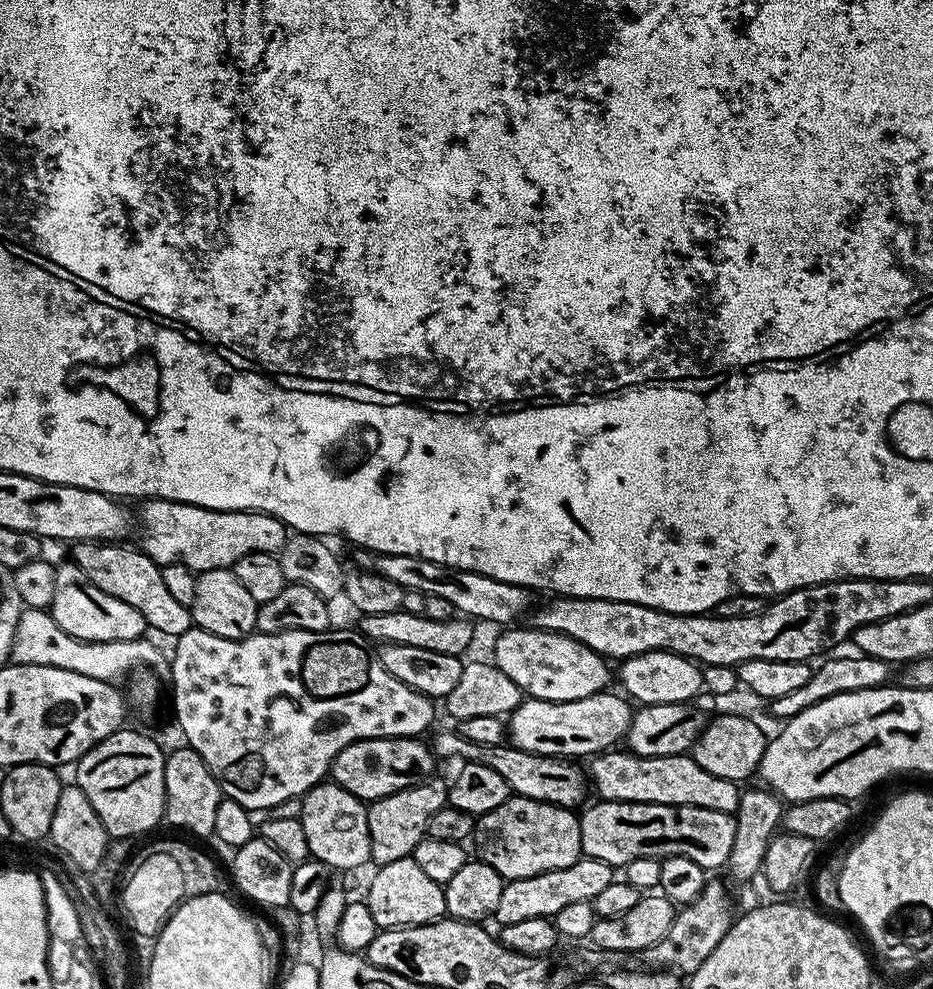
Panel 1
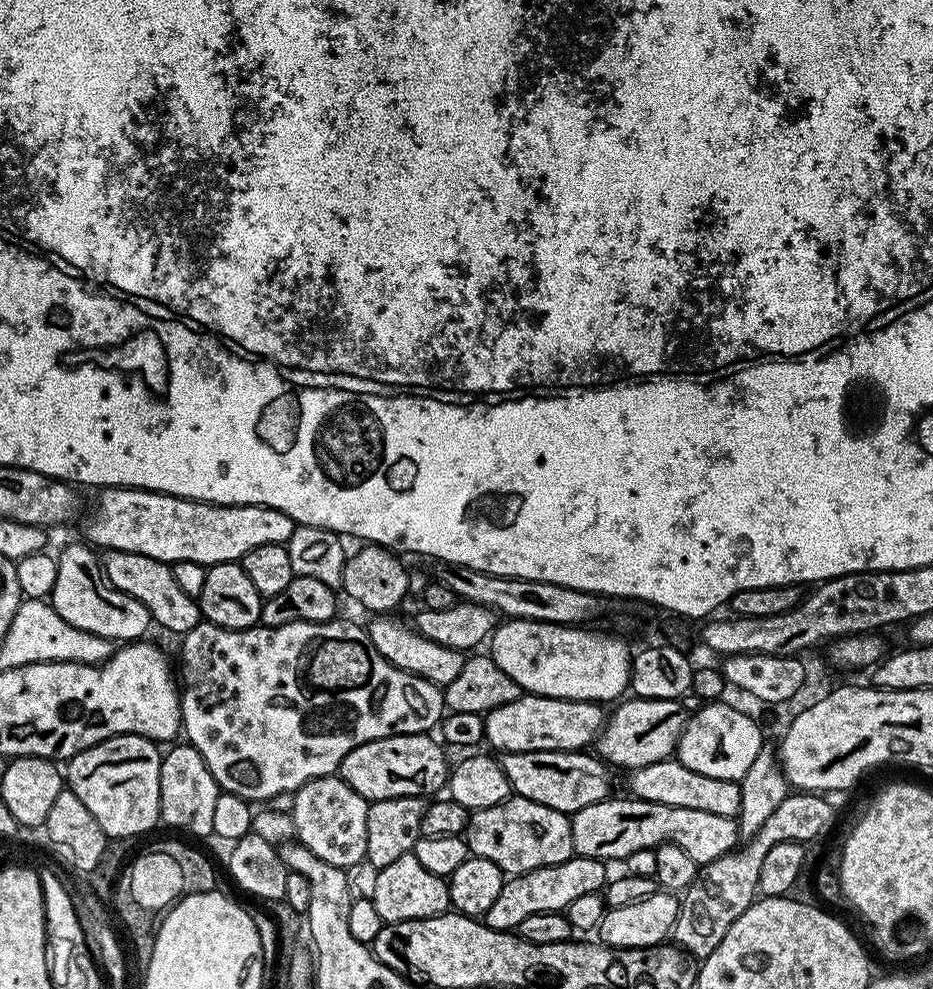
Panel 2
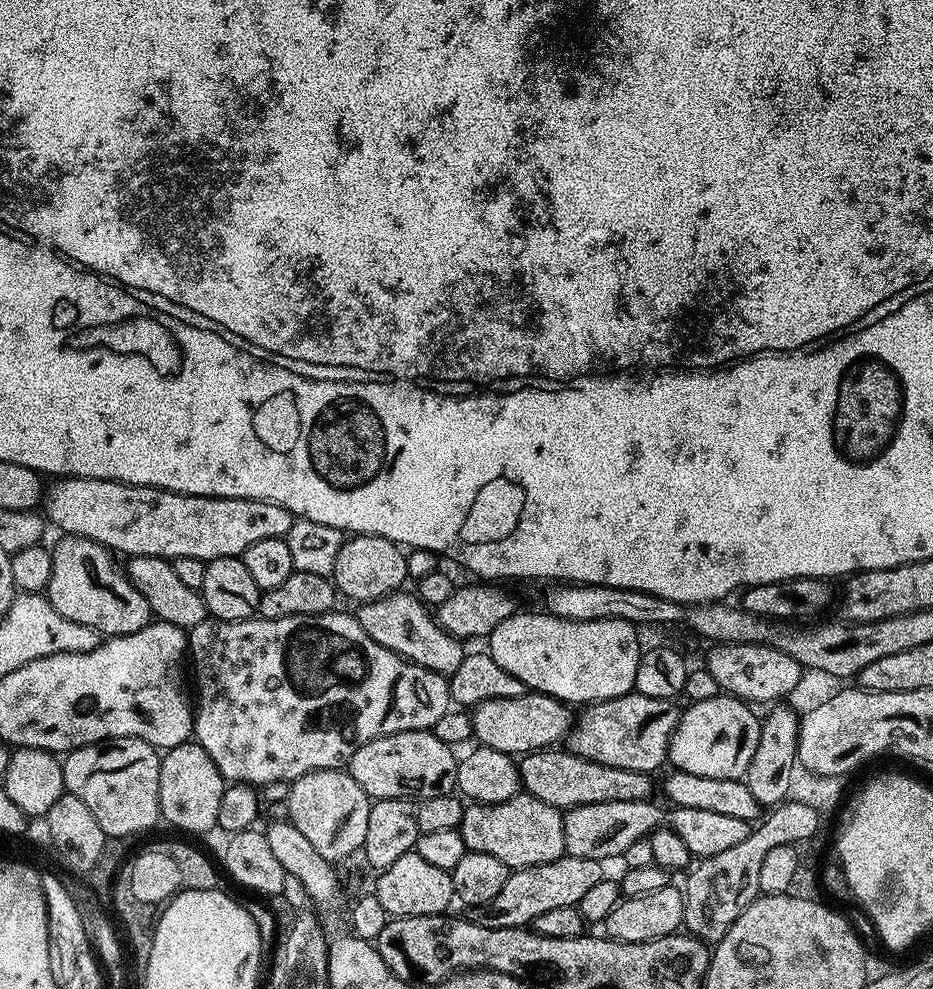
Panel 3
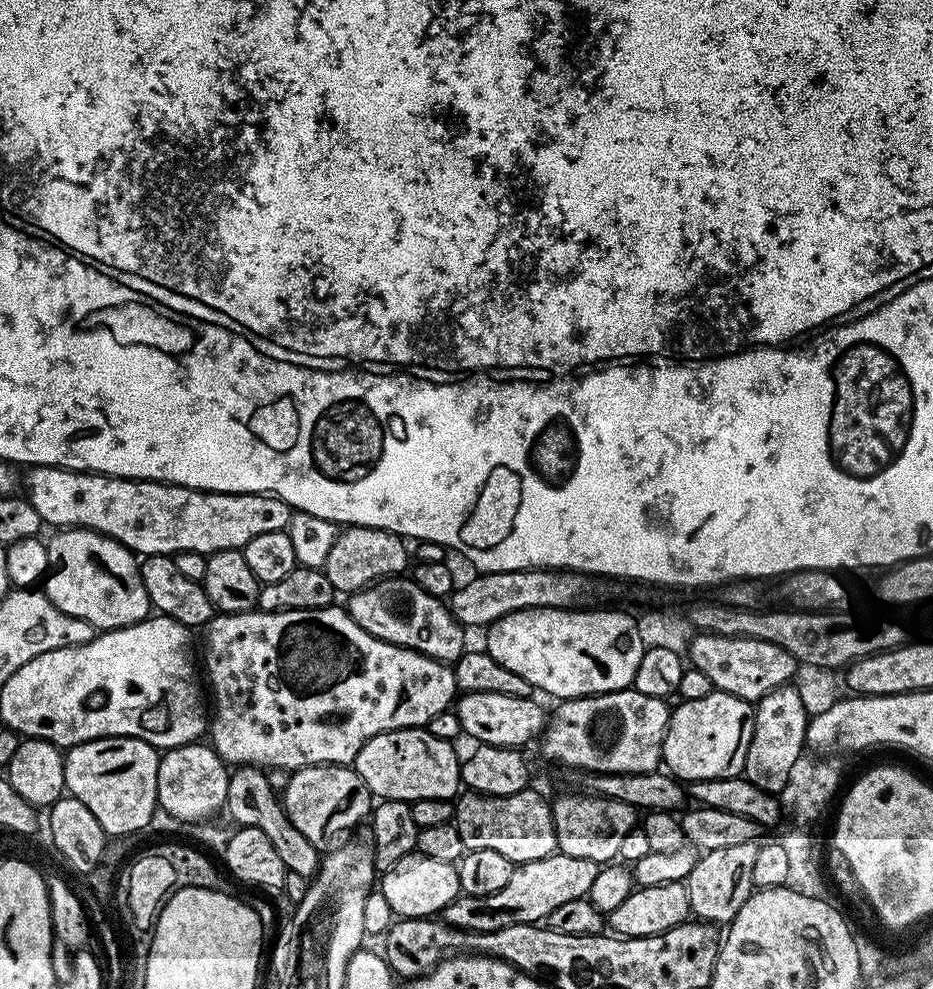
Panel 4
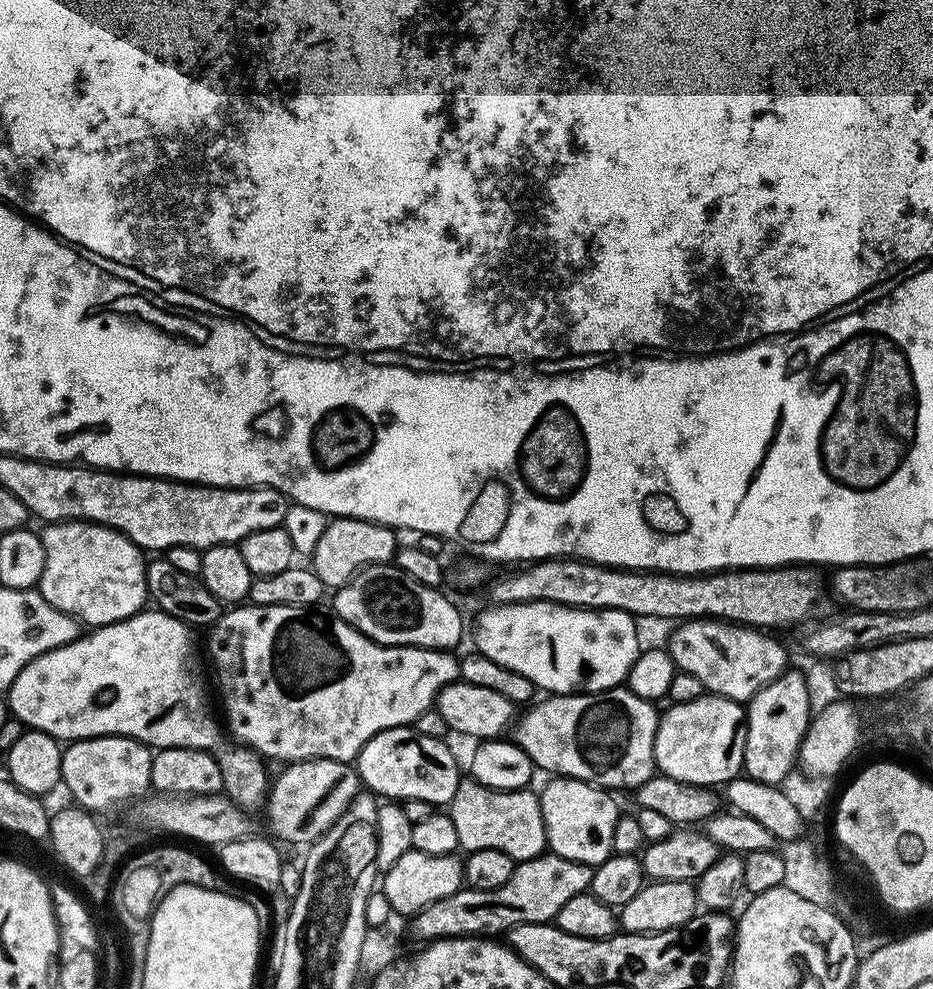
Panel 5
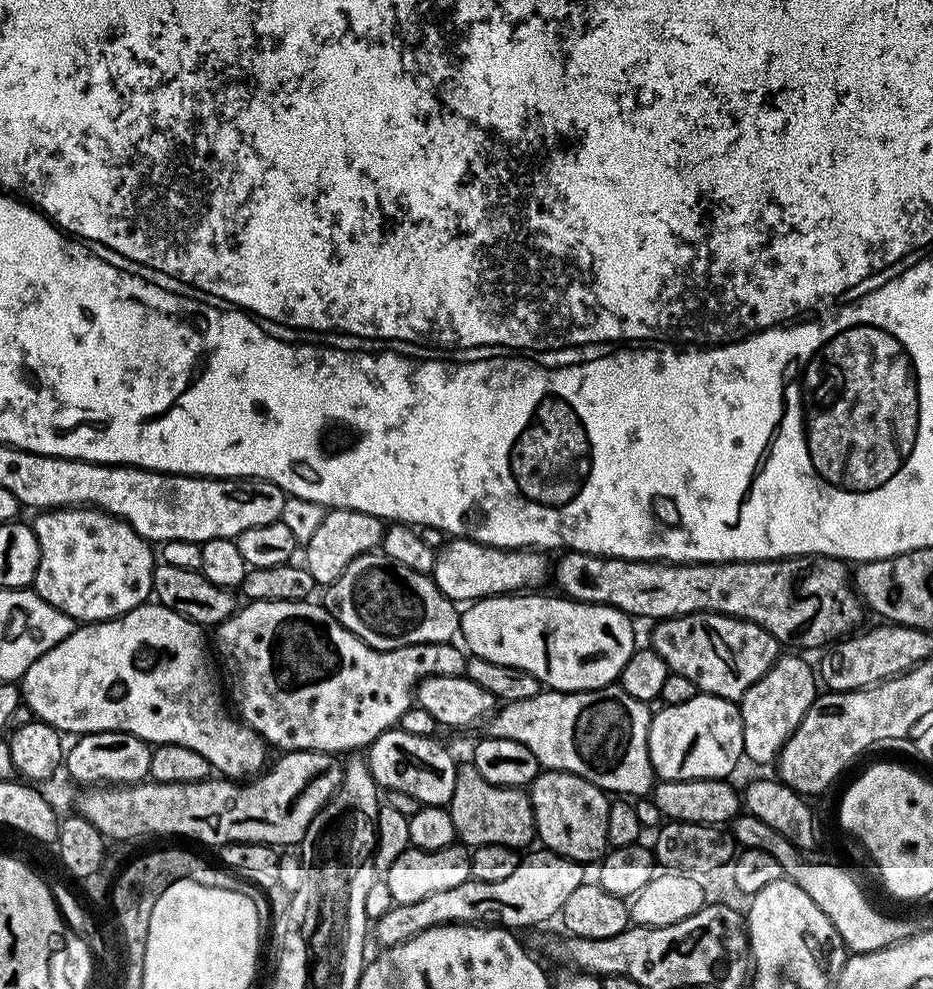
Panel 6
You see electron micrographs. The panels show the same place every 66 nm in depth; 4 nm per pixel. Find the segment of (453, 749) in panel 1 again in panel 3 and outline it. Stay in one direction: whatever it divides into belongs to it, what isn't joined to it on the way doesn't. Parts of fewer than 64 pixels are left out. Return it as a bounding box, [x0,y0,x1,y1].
[519,750,653,810]

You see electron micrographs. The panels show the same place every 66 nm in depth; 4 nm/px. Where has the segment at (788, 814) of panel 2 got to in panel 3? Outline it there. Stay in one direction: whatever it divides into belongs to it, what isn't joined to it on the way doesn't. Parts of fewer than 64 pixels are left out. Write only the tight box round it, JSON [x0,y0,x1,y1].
[682,799,822,942]

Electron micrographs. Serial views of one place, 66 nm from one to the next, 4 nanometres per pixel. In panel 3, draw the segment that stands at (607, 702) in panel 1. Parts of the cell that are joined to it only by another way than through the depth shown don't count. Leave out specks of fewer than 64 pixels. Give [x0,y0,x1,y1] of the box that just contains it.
[471,691,574,754]

